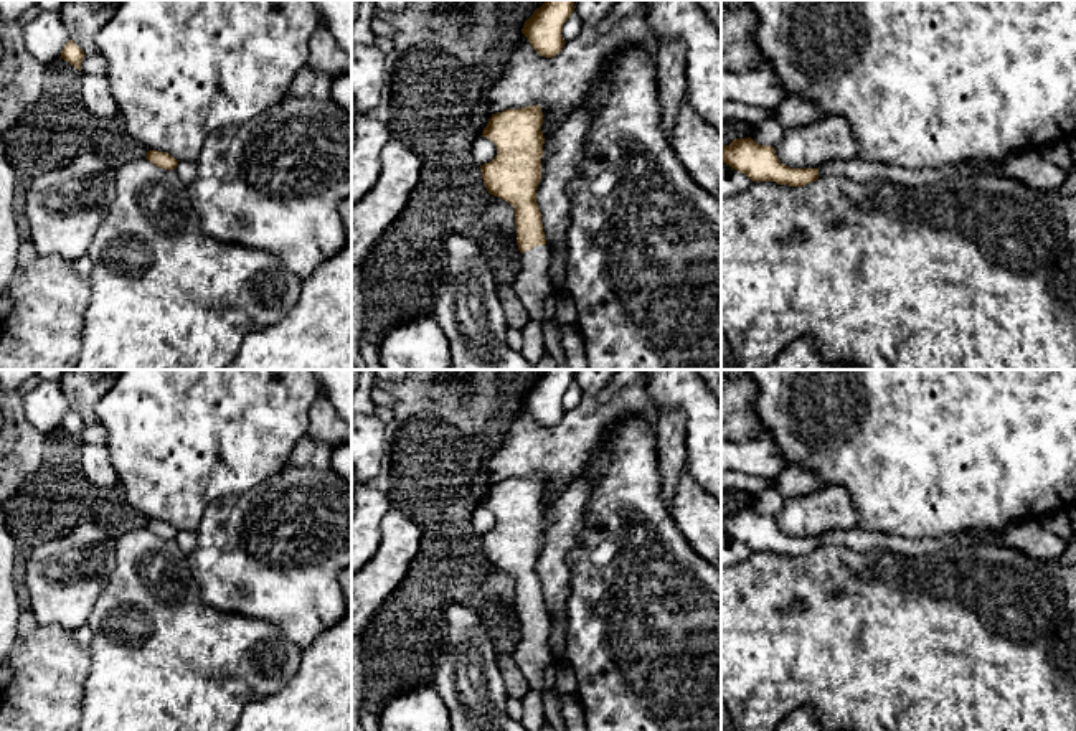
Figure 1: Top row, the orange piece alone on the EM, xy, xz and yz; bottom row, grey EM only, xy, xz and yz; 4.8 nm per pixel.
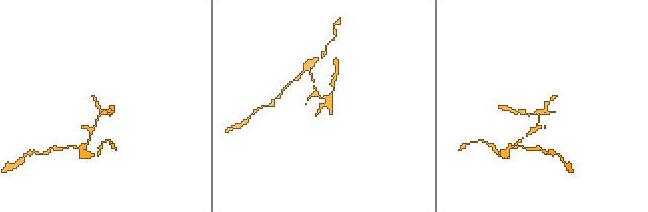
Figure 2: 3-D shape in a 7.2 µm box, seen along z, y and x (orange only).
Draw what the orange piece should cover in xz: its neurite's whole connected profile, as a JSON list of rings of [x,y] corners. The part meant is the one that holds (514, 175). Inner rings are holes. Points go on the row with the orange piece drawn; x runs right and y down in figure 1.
[[[540,106],[492,114],[482,135],[497,147],[497,157],[480,165],[487,191],[515,208],[520,262],[508,277],[530,320],[555,325],[568,370],[588,370],[586,348],[576,325],[555,318],[555,289],[548,279],[548,246],[536,190],[541,180],[543,112]]]

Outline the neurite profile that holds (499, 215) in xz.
[[[488,193],[482,223],[488,231],[500,234],[510,248],[518,249],[515,208],[508,201]]]

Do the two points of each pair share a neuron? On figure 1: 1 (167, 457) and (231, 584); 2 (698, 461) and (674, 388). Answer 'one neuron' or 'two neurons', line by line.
1: two neurons
2: one neuron

